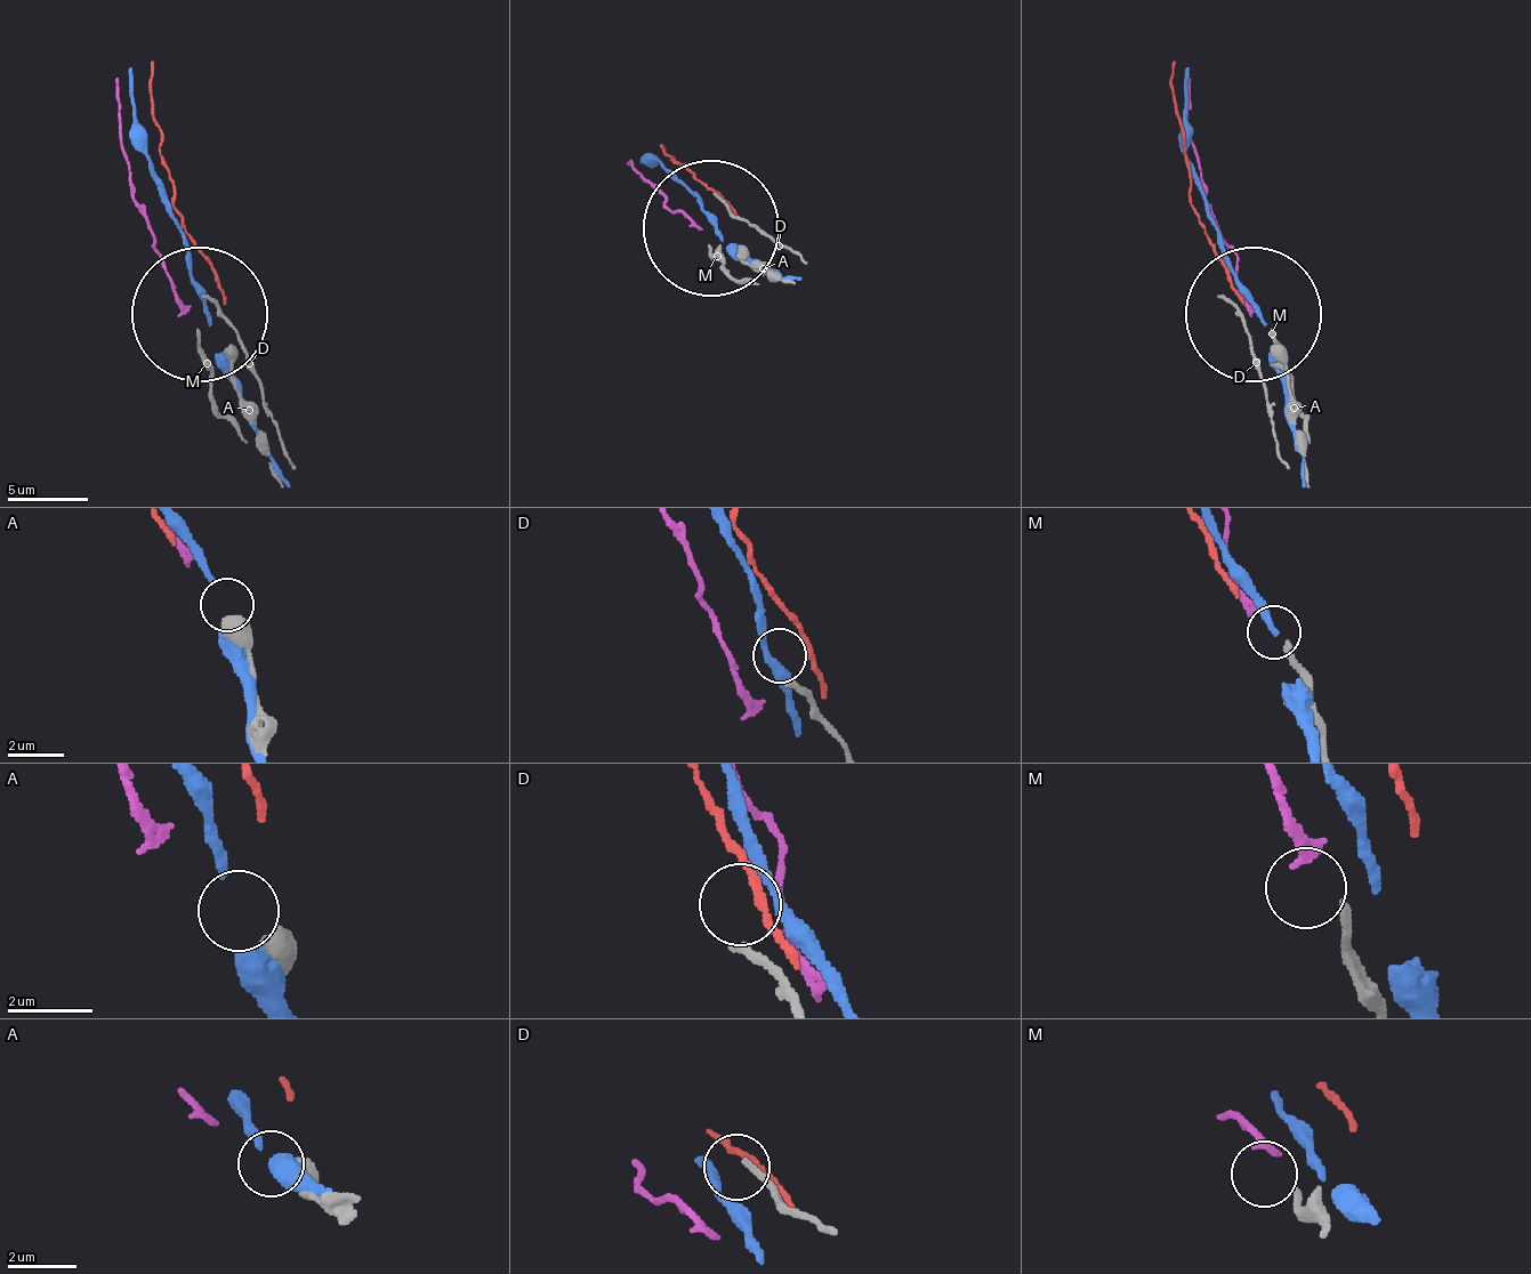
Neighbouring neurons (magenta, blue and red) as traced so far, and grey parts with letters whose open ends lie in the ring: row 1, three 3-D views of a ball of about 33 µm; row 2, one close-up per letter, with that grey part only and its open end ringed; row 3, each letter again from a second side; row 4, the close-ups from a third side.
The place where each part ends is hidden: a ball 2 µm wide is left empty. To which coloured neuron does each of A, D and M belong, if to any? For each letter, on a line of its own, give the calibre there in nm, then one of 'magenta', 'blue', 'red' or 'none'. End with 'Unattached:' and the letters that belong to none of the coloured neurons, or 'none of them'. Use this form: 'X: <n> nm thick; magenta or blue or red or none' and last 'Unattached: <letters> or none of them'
A: 650 nm thick; none
D: 240 nm thick; none
M: 200 nm thick; none
Unattached: A, D, M

